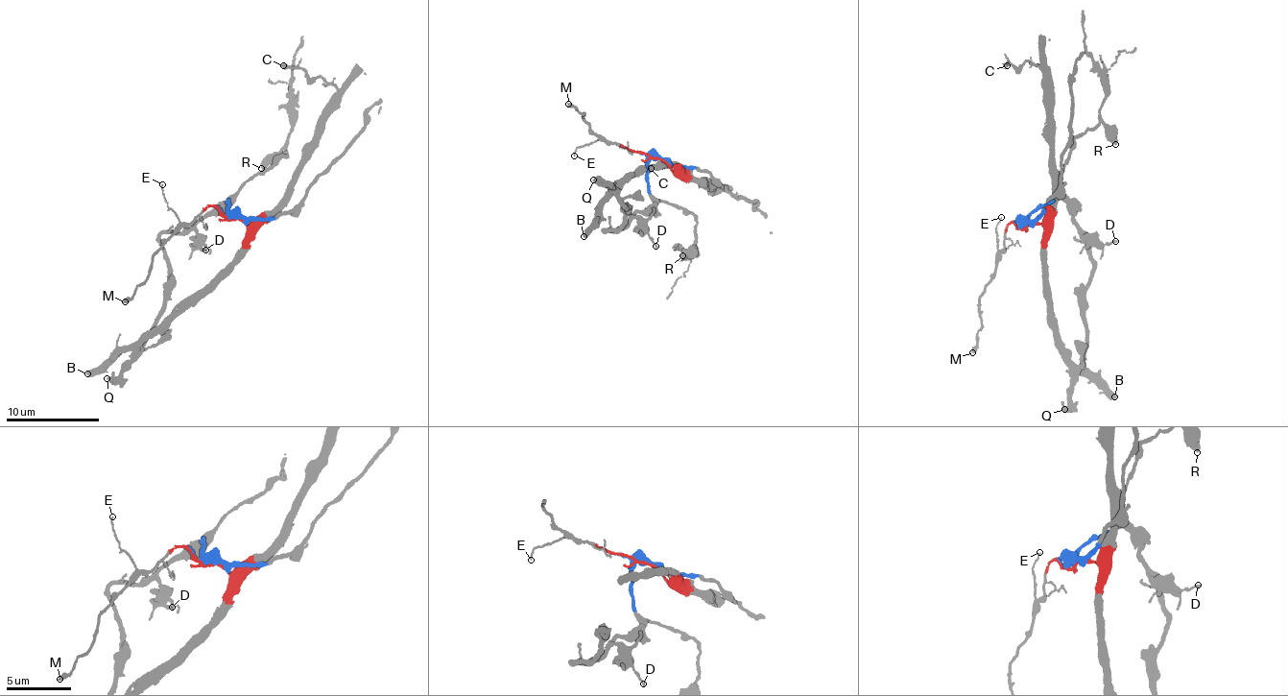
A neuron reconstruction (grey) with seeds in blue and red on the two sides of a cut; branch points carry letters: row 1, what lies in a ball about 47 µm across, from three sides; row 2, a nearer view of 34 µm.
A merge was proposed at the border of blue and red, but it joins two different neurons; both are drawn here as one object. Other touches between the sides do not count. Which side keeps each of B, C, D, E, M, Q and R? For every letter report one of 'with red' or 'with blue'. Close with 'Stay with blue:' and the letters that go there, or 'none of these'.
B: with red
C: with red
D: with blue
E: with red
M: with red
Q: with blue
R: with blue
Stay with blue: D, Q, R

